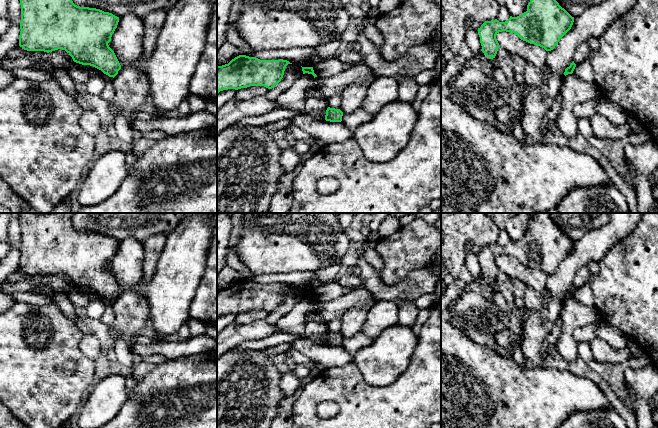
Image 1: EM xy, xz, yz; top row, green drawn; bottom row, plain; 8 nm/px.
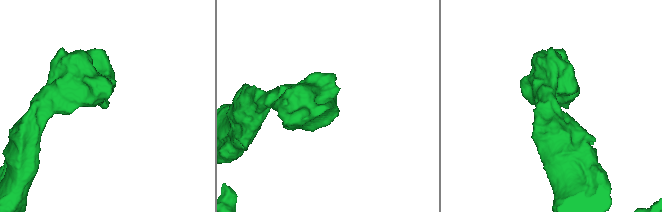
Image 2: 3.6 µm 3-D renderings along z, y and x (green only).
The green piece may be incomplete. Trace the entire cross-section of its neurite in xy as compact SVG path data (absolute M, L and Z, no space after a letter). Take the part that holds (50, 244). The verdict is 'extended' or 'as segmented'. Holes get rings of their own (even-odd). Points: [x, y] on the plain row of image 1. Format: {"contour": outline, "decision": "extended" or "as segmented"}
{"contour": "M21 213L19 270L27 275L65 274L74 286L90 289L109 301L115 301L121 289L108 267L117 252L119 241L100 233L80 231L71 223L72 213Z", "decision": "as segmented"}

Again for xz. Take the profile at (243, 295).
{"contour": "M239 279L228 288L217 290L217 317L228 313L241 313L250 310L264 310L272 313L283 302L285 292L292 288L287 284L260 284L256 281Z", "decision": "as segmented"}

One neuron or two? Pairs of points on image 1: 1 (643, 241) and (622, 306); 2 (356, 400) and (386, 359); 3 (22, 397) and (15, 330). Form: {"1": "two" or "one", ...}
{"1": "one", "2": "two", "3": "one"}

